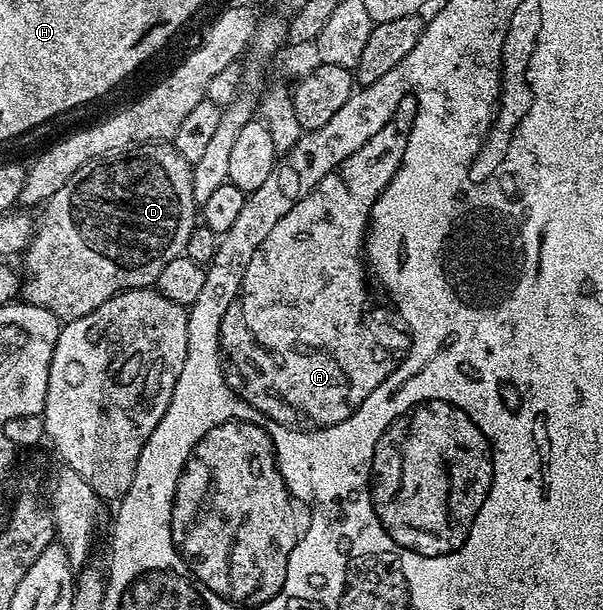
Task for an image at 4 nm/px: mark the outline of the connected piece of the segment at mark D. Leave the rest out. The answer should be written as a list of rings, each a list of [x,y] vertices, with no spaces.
[[[153,142],[133,144],[132,147],[125,148],[123,152],[100,156],[96,160],[86,162],[86,166],[74,170],[74,174],[70,174],[66,186],[62,186],[62,190],[58,190],[58,194],[51,196],[43,205],[44,217],[38,220],[32,234],[32,241],[22,253],[22,261],[24,260],[24,268],[22,267],[23,299],[29,304],[50,310],[56,315],[57,320],[67,322],[77,320],[98,310],[98,306],[102,306],[102,302],[106,302],[111,296],[117,296],[119,292],[129,292],[132,288],[146,288],[155,285],[158,274],[162,274],[162,266],[166,266],[166,262],[184,255],[186,242],[198,226],[198,203],[192,189],[192,169],[193,165],[189,164],[186,158],[182,158],[182,154],[178,154],[178,150],[173,148],[171,143]]]

